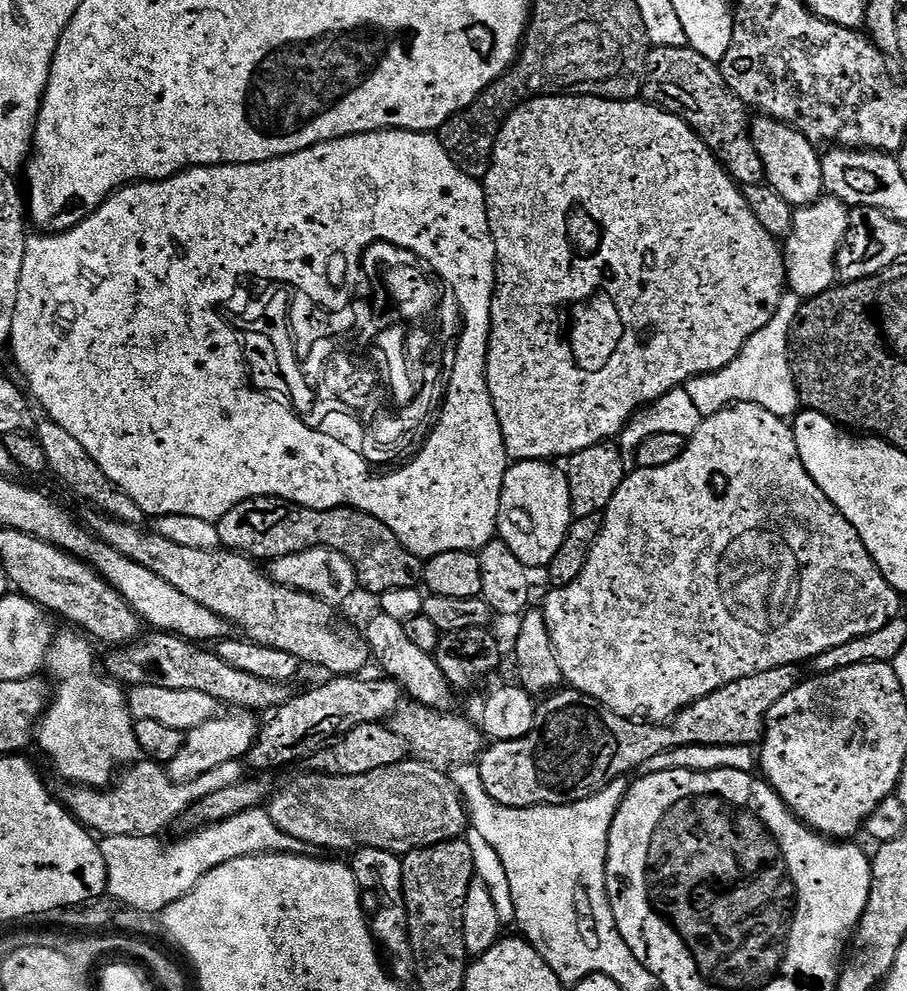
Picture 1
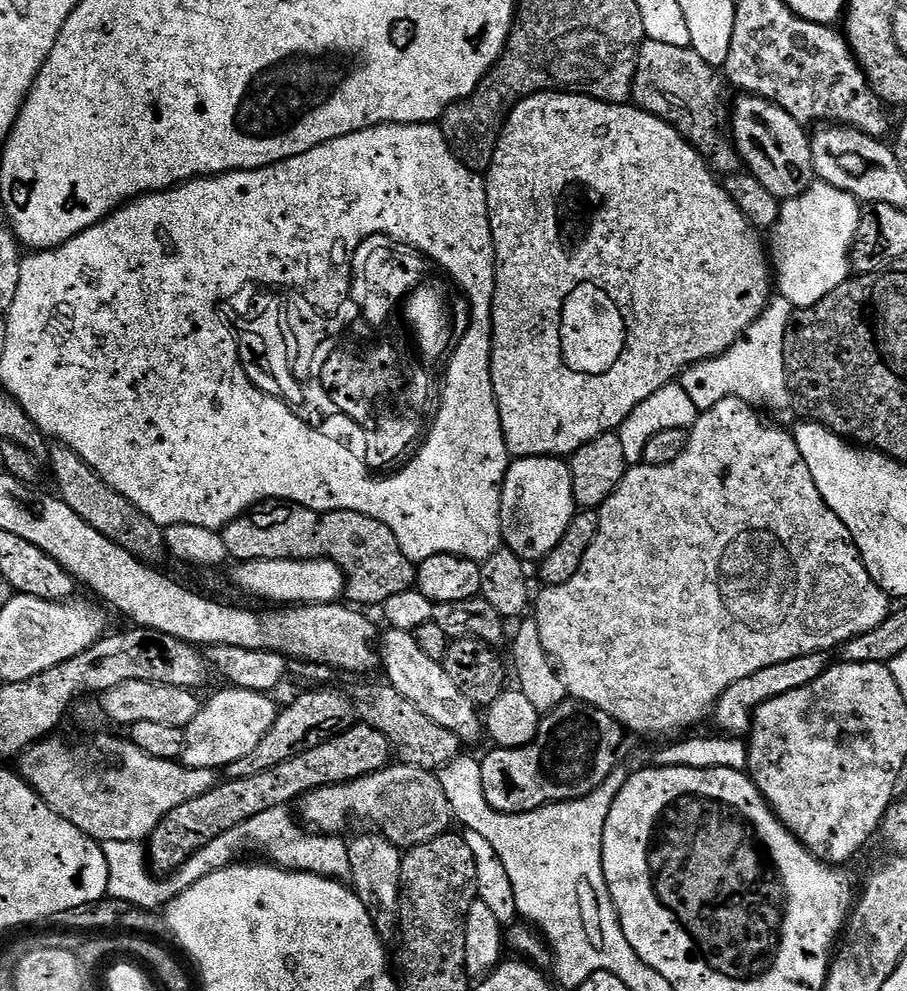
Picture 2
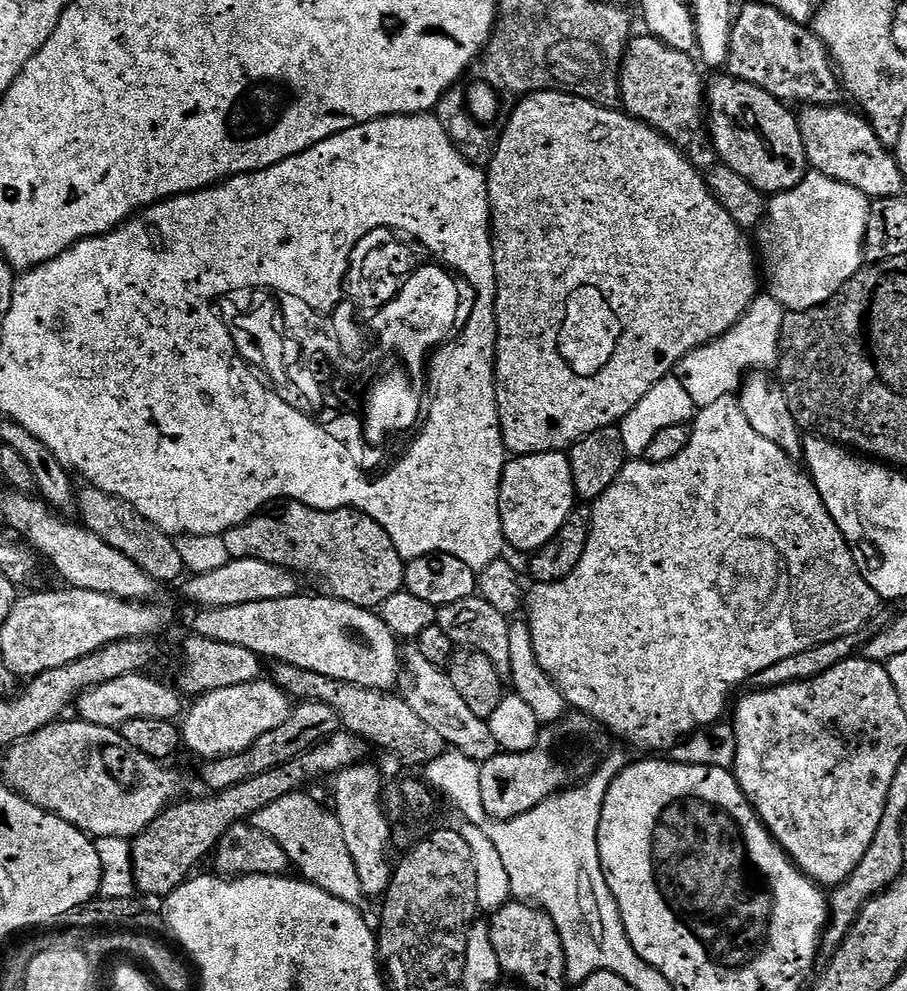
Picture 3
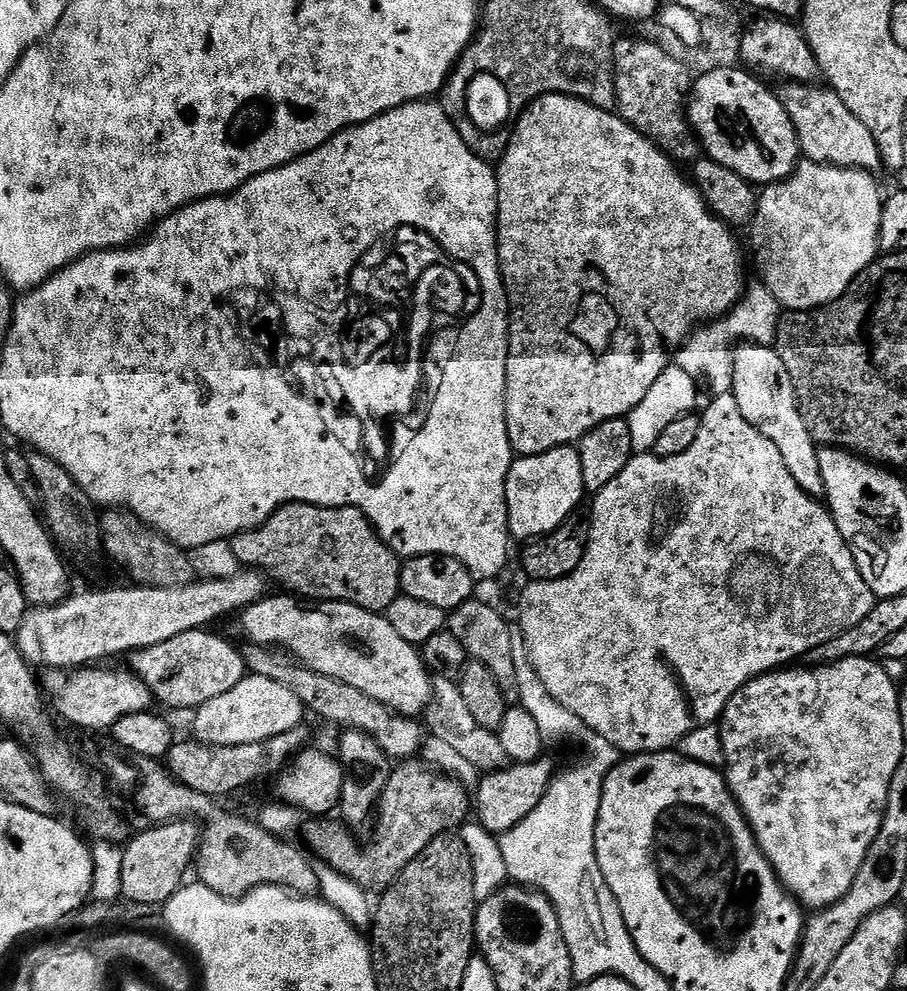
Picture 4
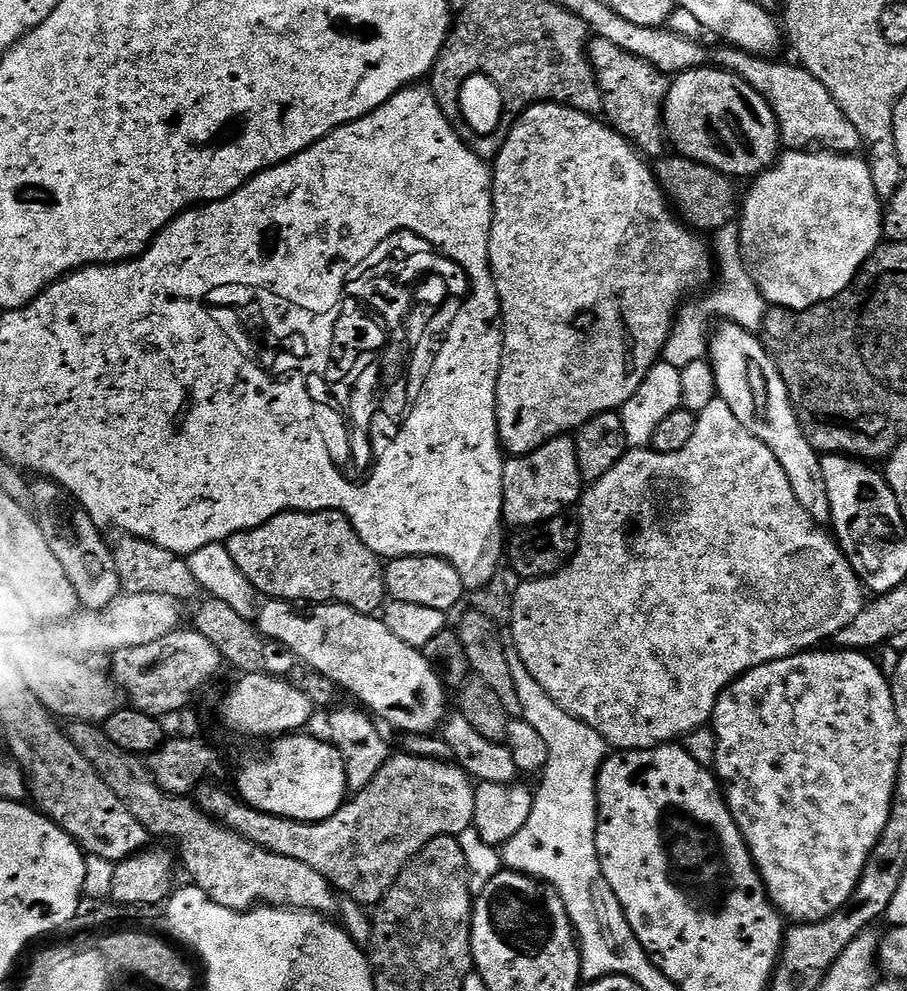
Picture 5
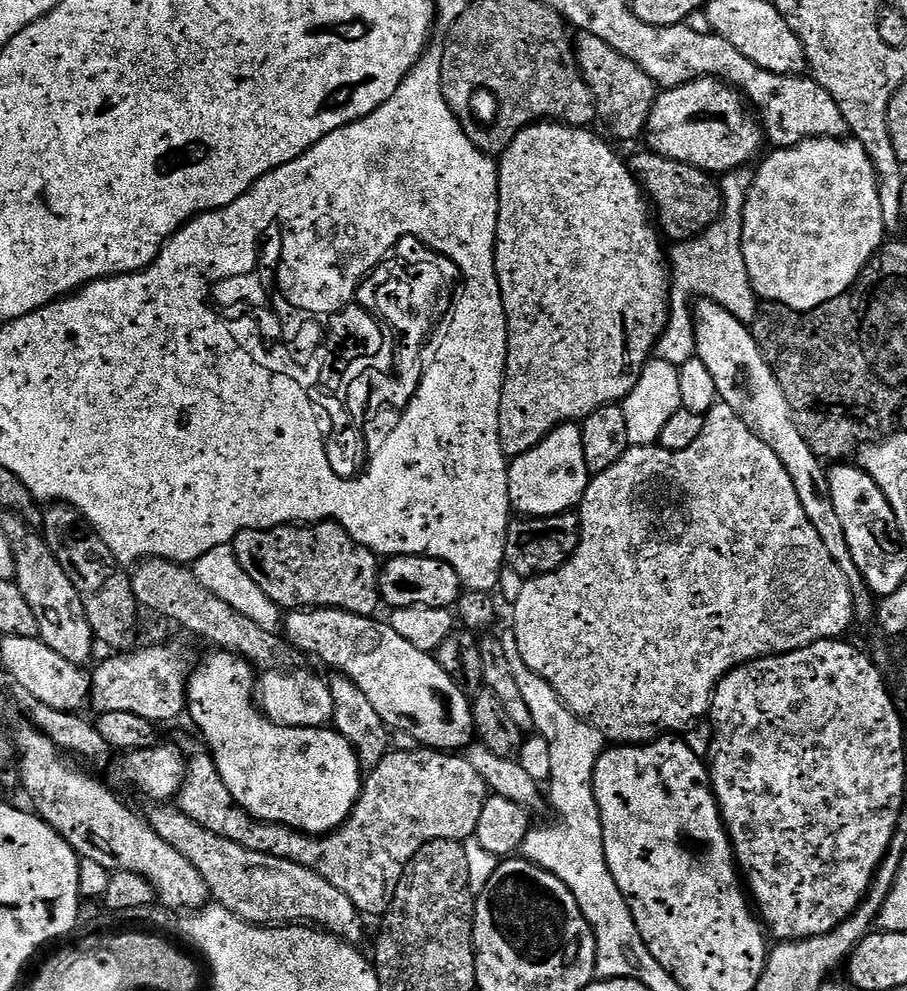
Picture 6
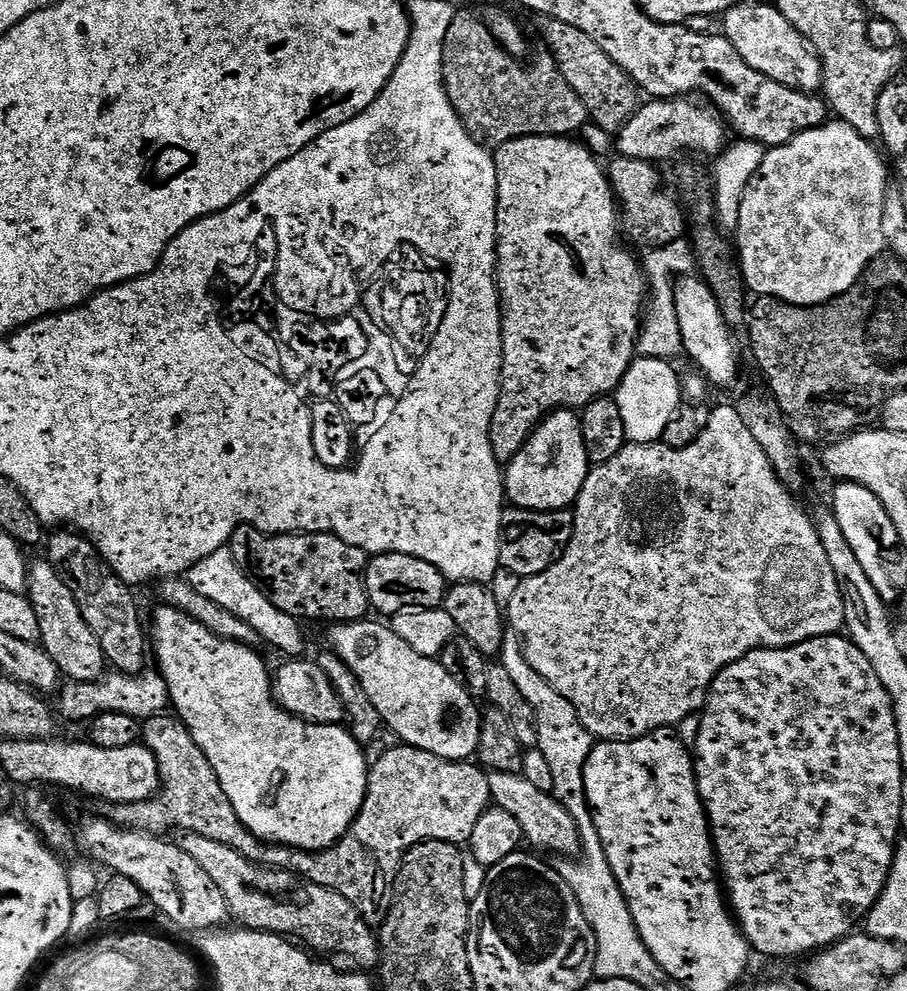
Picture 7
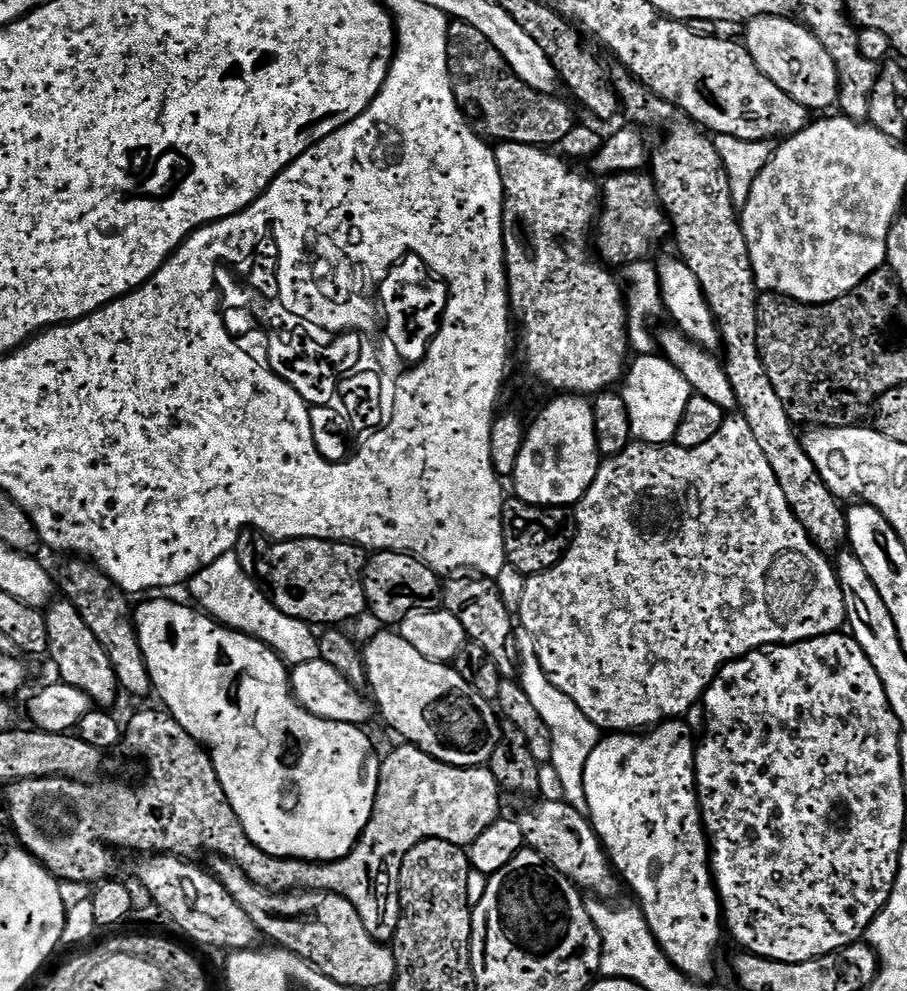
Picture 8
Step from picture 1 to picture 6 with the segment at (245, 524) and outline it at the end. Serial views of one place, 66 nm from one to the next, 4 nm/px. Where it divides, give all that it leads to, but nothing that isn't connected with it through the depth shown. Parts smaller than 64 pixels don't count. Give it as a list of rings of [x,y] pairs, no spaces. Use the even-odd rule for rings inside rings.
[[[341,524],[247,528],[233,538],[231,546],[242,570],[282,610],[337,608],[375,617],[382,608],[381,561],[375,552],[354,542]]]

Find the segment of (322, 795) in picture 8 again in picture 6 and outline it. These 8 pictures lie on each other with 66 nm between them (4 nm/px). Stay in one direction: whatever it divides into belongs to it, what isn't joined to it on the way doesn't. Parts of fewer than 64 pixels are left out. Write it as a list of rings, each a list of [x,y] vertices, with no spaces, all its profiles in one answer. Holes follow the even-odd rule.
[[[212,650],[209,653],[209,656],[197,668],[195,665],[195,668],[191,671],[188,680],[186,712],[189,717],[192,715],[192,720],[196,723],[197,730],[204,735],[204,740],[208,743],[206,745],[207,751],[210,753],[212,761],[216,763],[218,774],[222,778],[222,782],[226,782],[226,790],[230,790],[234,802],[238,802],[240,808],[245,808],[254,820],[263,820],[265,824],[284,824],[288,828],[306,832],[308,835],[317,838],[336,831],[343,824],[344,819],[352,812],[352,807],[356,805],[356,800],[360,796],[362,787],[362,769],[354,750],[350,746],[350,742],[346,742],[346,738],[342,738],[342,734],[338,734],[328,726],[322,728],[291,728],[290,726],[272,723],[256,707],[254,701],[254,669],[252,665],[247,664],[241,656],[236,656],[233,652]]]

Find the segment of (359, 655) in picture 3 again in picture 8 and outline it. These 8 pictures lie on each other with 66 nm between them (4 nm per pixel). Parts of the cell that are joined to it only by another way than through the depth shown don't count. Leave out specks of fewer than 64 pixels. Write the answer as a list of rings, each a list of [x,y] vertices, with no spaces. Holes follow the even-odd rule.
[[[380,630],[376,637],[367,645],[363,645],[364,665],[366,666],[366,674],[368,675],[367,687],[372,688],[370,691],[371,699],[374,701],[375,707],[378,709],[378,716],[381,716],[394,731],[401,737],[401,741],[412,744],[416,748],[420,748],[426,754],[430,754],[435,760],[441,760],[443,764],[450,766],[458,766],[459,768],[482,768],[491,761],[492,755],[496,748],[501,747],[500,740],[500,724],[501,717],[498,715],[497,709],[494,707],[493,701],[482,698],[482,694],[478,694],[478,690],[474,690],[466,682],[466,678],[462,678],[462,674],[456,672],[455,667],[451,663],[439,664],[430,658],[426,658],[422,654],[418,654],[418,650],[414,650],[414,646],[410,646],[410,642],[406,642],[406,638],[402,638],[399,631],[396,630]]]

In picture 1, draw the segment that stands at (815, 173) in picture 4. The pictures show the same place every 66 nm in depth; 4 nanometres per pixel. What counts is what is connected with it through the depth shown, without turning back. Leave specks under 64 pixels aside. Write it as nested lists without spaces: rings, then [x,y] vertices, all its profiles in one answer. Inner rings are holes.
[[[823,195],[810,206],[795,209],[792,213],[792,234],[783,241],[784,275],[789,289],[792,288],[800,295],[800,298],[811,298],[822,294],[827,288],[837,283],[836,255],[840,249],[842,238],[848,229],[849,205],[844,204],[835,196]]]

